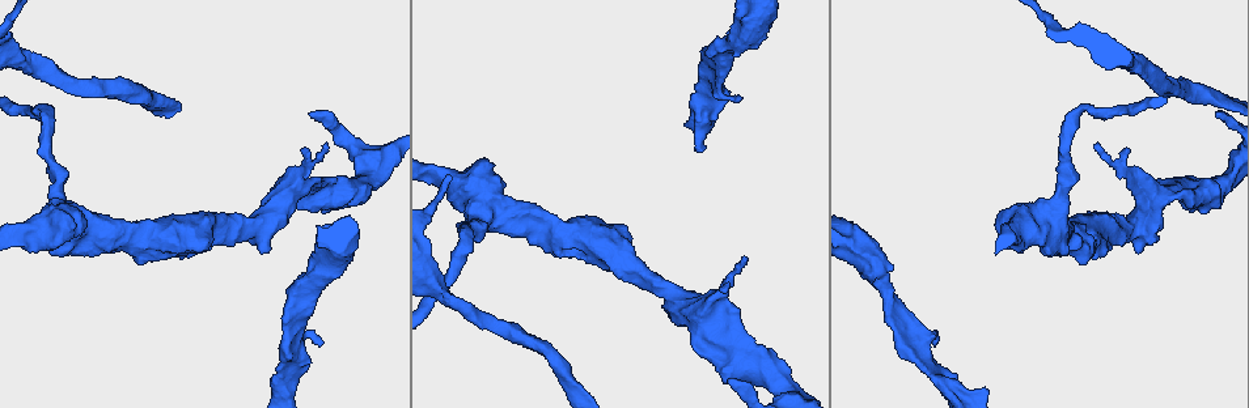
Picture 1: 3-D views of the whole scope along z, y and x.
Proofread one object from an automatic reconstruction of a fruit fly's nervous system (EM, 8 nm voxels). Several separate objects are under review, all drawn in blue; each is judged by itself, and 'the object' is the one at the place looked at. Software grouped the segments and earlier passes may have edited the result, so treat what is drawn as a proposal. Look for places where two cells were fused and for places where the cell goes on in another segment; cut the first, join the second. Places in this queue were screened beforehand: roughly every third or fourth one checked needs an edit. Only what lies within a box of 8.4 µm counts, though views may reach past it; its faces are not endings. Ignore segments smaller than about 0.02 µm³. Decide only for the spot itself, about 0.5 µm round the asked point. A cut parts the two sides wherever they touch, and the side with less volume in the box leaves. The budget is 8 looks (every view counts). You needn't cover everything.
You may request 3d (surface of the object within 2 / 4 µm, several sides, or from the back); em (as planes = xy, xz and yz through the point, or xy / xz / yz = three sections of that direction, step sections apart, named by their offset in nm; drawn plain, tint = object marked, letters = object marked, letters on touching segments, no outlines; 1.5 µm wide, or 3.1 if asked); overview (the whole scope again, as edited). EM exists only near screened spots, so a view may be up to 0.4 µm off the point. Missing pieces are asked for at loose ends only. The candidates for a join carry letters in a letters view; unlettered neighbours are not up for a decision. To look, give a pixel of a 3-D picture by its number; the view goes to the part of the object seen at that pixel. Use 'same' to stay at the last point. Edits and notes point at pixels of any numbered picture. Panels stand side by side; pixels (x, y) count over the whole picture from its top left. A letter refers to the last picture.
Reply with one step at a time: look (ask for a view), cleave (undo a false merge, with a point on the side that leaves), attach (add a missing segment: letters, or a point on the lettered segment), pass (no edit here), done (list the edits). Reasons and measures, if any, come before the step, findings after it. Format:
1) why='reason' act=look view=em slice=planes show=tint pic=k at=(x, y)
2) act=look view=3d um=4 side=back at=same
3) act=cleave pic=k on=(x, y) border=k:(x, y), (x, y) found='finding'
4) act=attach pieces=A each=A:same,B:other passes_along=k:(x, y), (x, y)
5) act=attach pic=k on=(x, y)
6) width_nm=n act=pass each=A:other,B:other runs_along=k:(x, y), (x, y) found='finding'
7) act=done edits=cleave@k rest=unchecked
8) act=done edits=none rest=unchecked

why='abrupt turn' act=look view=em slice=xz step=4 show=letters pic=1 at=(45, 106)

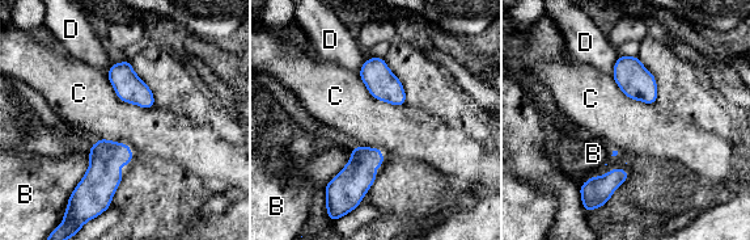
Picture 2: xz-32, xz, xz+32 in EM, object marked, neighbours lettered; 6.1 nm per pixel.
act=look view=em slice=planes show=letters at=same

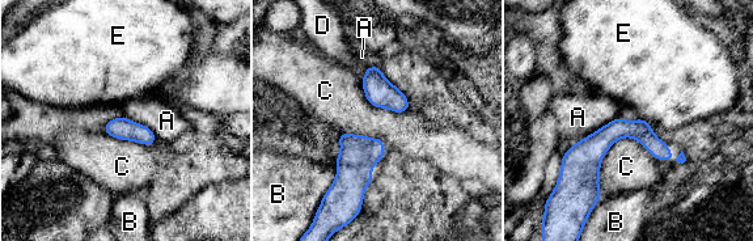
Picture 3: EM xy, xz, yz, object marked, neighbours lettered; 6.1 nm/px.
act=pass each=A:other,B:other,C:other,D:other,E:other runs_along=3:(681, 157), (614, 130), (588, 191) found='all the same cell'

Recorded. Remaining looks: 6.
why='free end' act=look view=em slice=yz step=4 show=letters pic=1 at=(731, 383)

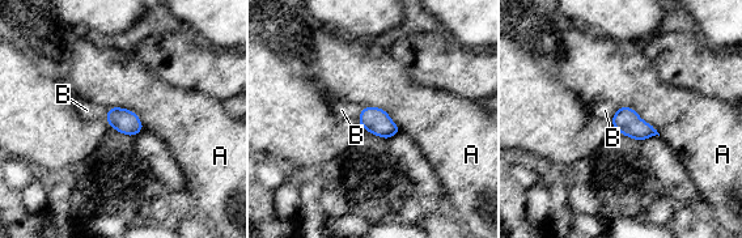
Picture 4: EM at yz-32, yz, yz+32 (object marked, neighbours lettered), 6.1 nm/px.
act=attach pieces=B each=A:other,B:same passes_along=4:(626, 119), (614, 114), (605, 110) found='it goes on there'

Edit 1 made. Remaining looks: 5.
why='see it whole again' act=look view=overview

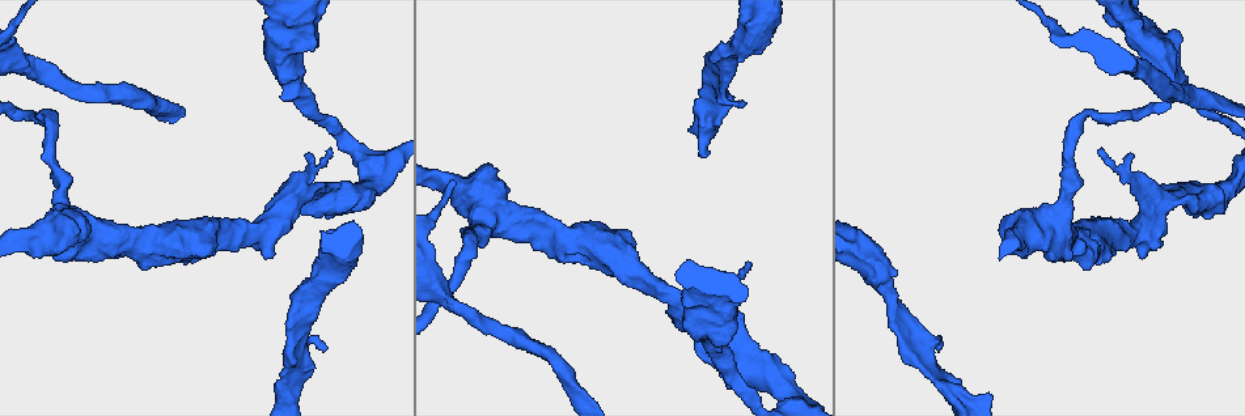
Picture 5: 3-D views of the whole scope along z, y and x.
why='free end' act=look view=em slice=planes show=letters pic=5 at=(1191, 200)

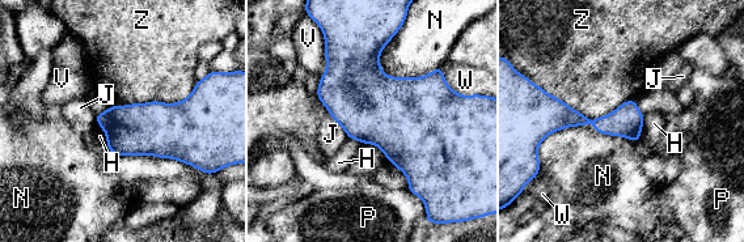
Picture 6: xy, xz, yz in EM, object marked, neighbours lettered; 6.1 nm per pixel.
width_nm=320 act=pass each=H:other,J:other,N:other,P:other,V:other,W:other,Z:other border=6:(197, 81), (176, 102), (127, 105) found='none of them fits'

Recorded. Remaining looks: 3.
act=done edits=attach@4 rest=unchecked

